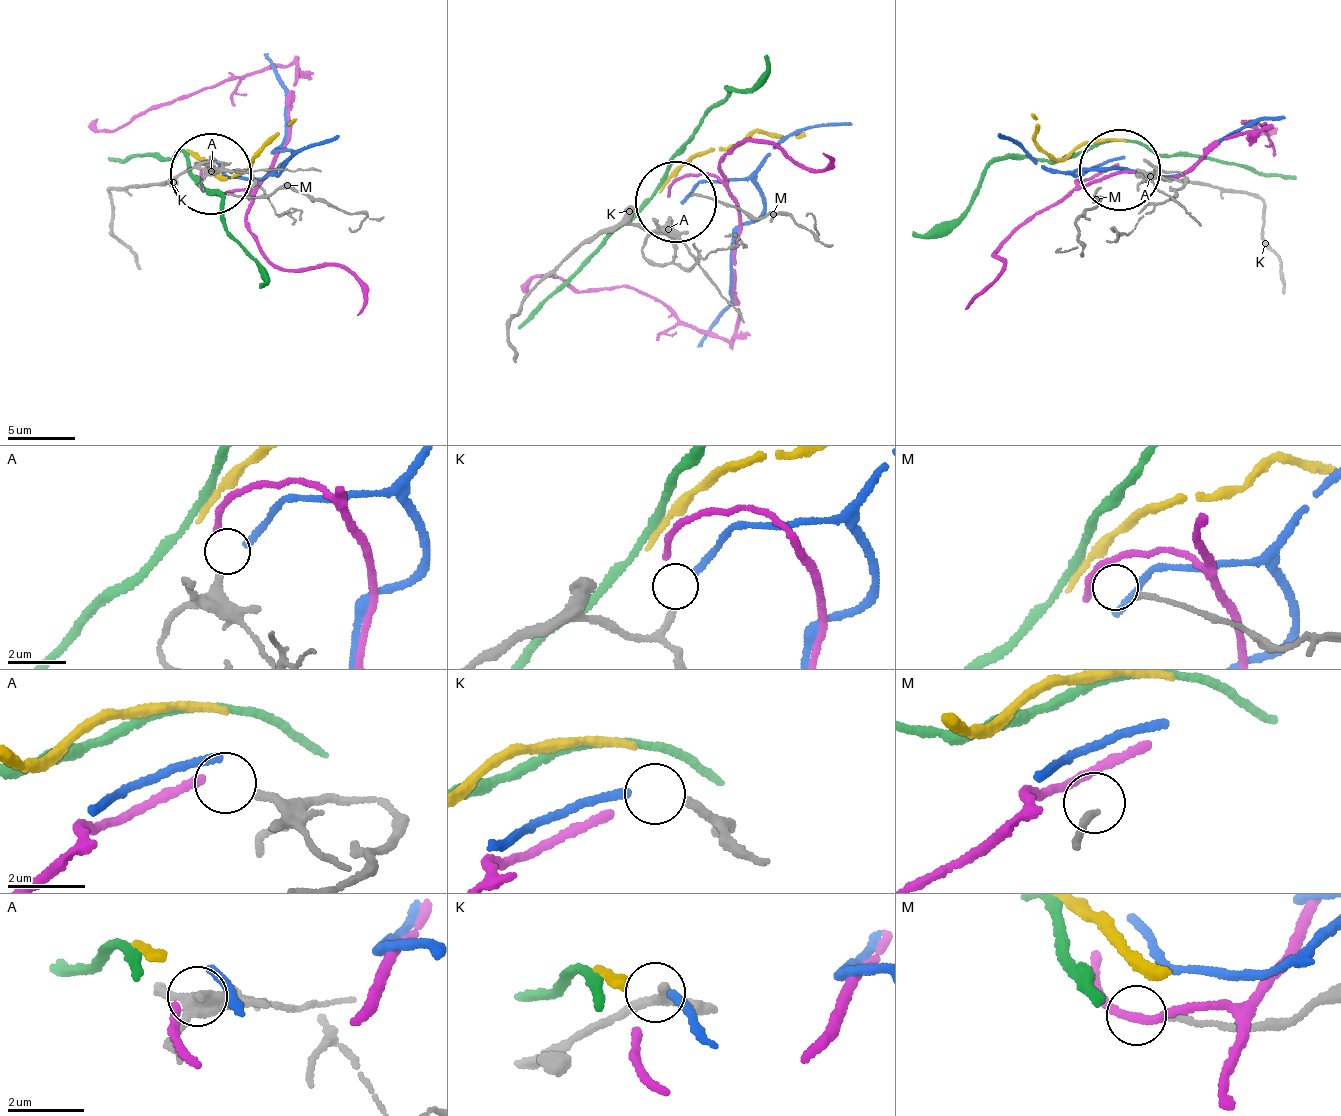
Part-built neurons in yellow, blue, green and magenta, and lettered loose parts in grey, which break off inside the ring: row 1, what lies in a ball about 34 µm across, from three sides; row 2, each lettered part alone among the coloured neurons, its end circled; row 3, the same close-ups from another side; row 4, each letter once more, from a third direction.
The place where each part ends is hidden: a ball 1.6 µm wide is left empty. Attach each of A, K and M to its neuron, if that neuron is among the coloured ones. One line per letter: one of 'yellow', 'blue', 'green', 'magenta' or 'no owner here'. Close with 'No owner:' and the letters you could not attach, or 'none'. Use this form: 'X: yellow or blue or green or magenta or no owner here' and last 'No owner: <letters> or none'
A: magenta
K: blue
M: no owner here
No owner: M

